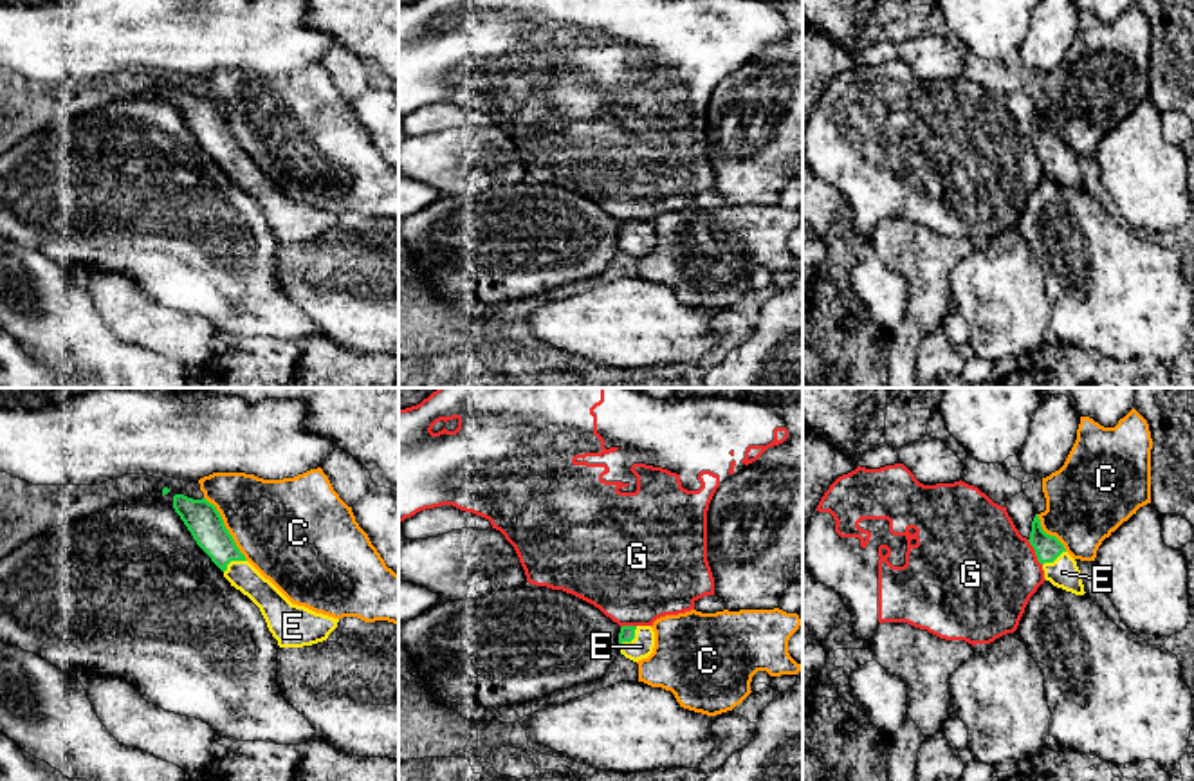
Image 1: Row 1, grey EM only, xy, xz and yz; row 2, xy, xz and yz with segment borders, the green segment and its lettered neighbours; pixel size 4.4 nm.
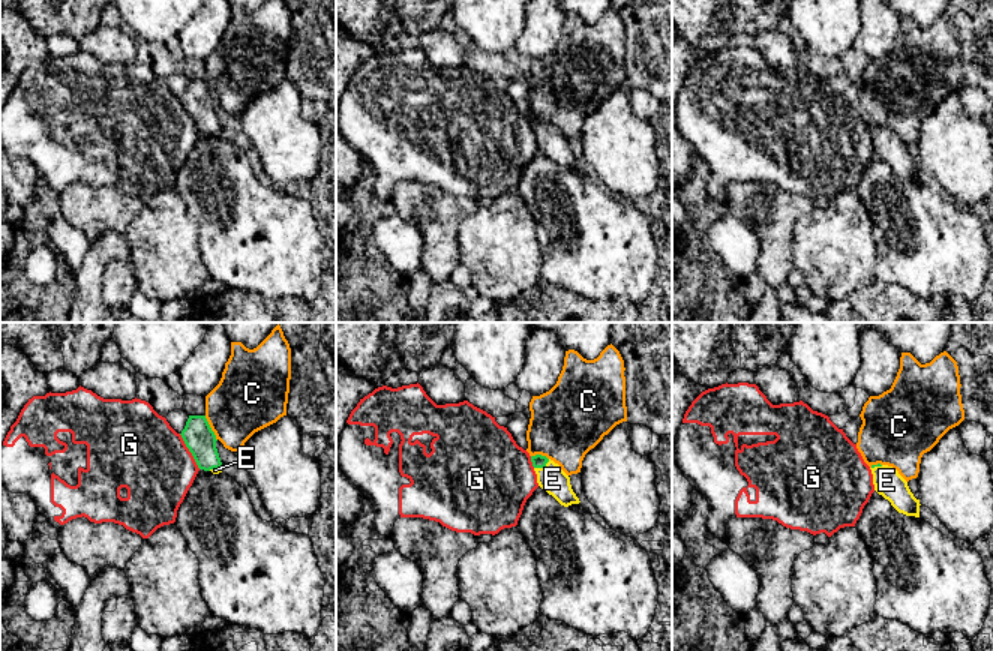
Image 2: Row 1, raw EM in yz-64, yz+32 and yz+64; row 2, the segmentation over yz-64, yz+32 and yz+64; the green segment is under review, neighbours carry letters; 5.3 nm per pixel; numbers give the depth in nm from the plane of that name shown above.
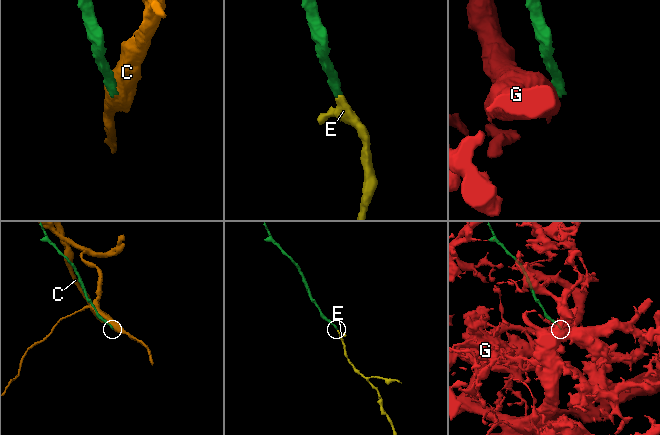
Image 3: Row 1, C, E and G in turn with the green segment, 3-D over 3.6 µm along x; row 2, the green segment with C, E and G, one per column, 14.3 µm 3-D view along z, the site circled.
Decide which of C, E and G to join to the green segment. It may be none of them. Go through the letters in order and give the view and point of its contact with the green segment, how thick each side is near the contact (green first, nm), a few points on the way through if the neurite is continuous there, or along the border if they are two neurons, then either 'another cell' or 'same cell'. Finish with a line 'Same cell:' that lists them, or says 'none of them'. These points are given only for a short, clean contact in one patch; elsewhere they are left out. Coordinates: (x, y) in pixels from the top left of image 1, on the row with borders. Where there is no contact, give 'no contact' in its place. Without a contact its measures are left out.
C: meets green in xy at (226, 529); 160 nm thick on the green side, 420 nm on the other; border along xy (204, 496), (215, 507), (235, 545), (247, 560); another cell
E: meets green in xz at (632, 639); 70 nm thick on the green side, 100 nm on the other; runs through xz (626, 633), (632, 639), (641, 646); same cell
G: meets green in yz at (1036, 552); 120 nm thick on the green side, 480 nm on the other; border along yz (1027, 540), (1041, 565); another cell
Same cell: E

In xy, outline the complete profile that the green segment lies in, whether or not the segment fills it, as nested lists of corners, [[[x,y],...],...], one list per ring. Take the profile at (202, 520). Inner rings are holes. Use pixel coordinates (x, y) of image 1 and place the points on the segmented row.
[[[173,496],[173,509],[197,545],[224,572],[224,577],[247,595],[262,611],[280,648],[303,648],[323,642],[339,619],[292,604],[240,552],[216,507],[206,498]]]

